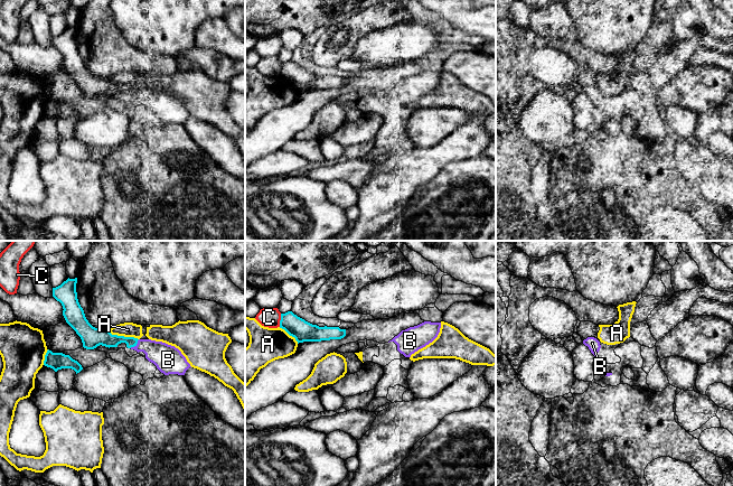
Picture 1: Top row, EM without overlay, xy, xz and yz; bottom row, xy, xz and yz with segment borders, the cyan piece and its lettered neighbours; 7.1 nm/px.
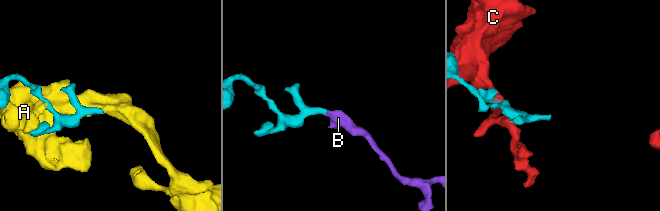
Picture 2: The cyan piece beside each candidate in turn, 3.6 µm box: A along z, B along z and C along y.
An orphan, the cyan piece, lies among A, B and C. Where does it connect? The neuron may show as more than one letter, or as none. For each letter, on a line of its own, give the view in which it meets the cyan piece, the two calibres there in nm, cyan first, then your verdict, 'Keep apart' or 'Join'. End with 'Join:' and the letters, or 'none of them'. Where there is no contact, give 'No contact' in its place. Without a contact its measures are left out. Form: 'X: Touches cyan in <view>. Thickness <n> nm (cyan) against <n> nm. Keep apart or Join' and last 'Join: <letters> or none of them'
A: Touches cyan in xy. Thickness 150 nm (cyan) against 110 nm. Keep apart
B: Touches cyan in xy. Thickness 110 nm (cyan) against 190 nm. Join
C: Touches cyan in xz. Thickness 150 nm (cyan) against 140 nm. Keep apart
Join: B

